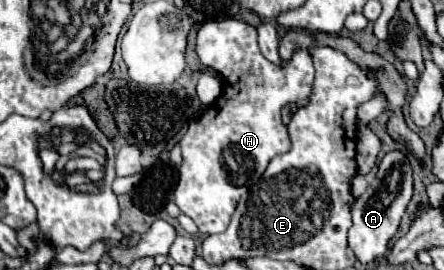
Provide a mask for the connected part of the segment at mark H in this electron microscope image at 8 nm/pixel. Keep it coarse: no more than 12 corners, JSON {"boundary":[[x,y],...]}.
{"boundary":[[235,18],[197,34],[227,92],[181,138],[173,200],[203,236],[291,148],[307,50],[275,66]]}

